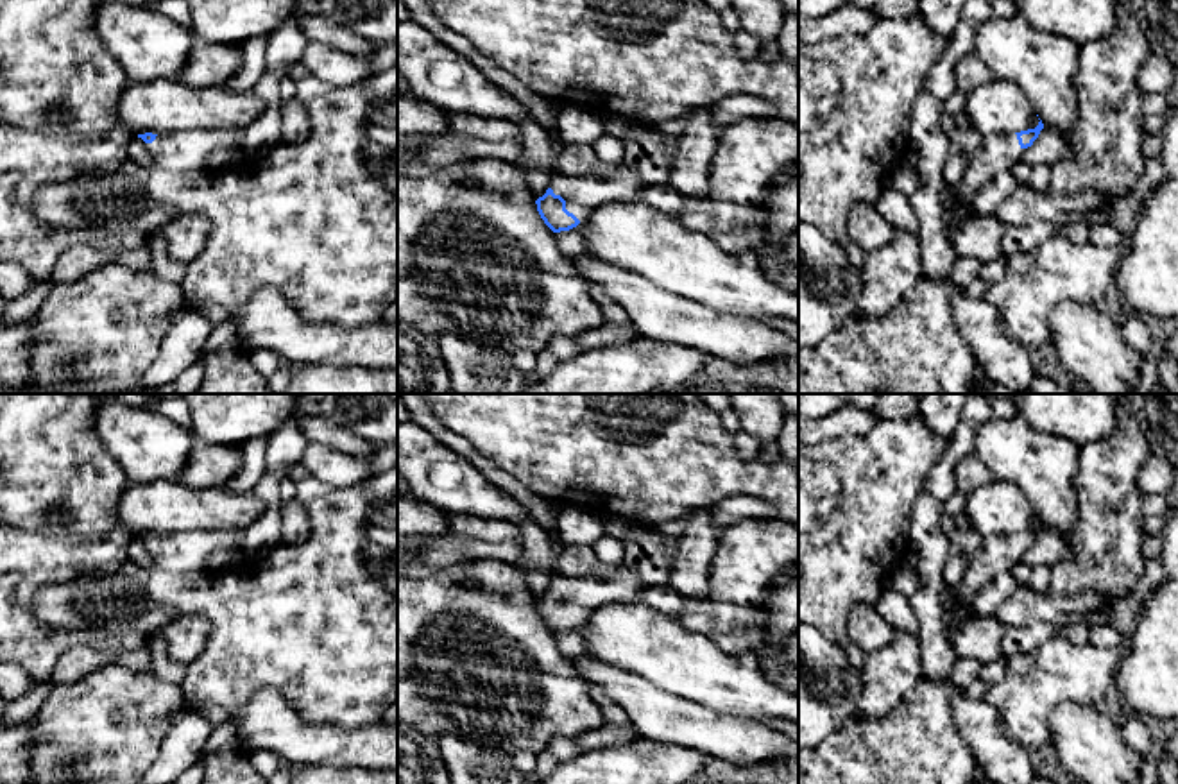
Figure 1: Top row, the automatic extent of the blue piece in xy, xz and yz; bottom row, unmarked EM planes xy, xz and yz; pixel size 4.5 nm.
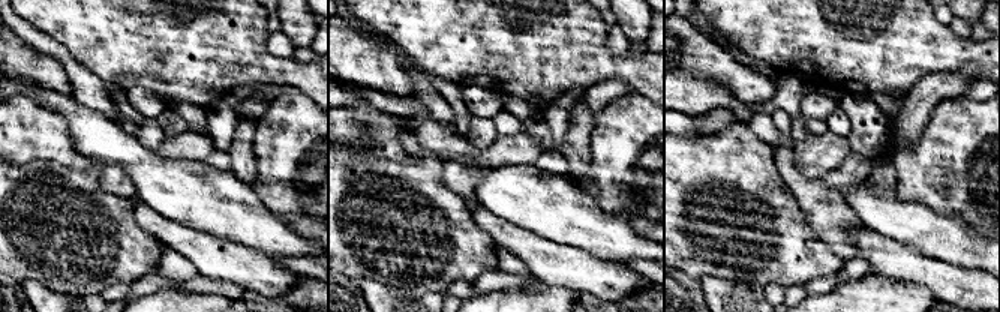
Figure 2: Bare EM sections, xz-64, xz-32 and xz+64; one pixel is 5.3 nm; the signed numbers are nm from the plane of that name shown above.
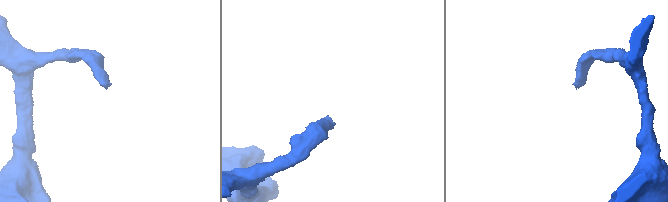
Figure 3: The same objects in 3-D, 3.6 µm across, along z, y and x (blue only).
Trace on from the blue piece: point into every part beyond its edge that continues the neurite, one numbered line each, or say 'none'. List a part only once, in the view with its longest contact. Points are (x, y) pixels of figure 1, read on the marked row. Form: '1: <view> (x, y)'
1: xz (606, 183)

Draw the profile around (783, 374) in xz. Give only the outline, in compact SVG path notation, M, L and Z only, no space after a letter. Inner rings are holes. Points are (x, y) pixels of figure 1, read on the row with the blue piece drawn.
M707 354L702 371L711 383L775 388L781 394L798 394L798 360L768 360L748 365L730 363Z

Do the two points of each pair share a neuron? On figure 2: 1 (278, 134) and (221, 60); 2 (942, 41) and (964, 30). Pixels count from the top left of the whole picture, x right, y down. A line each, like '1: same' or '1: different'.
1: different
2: different

